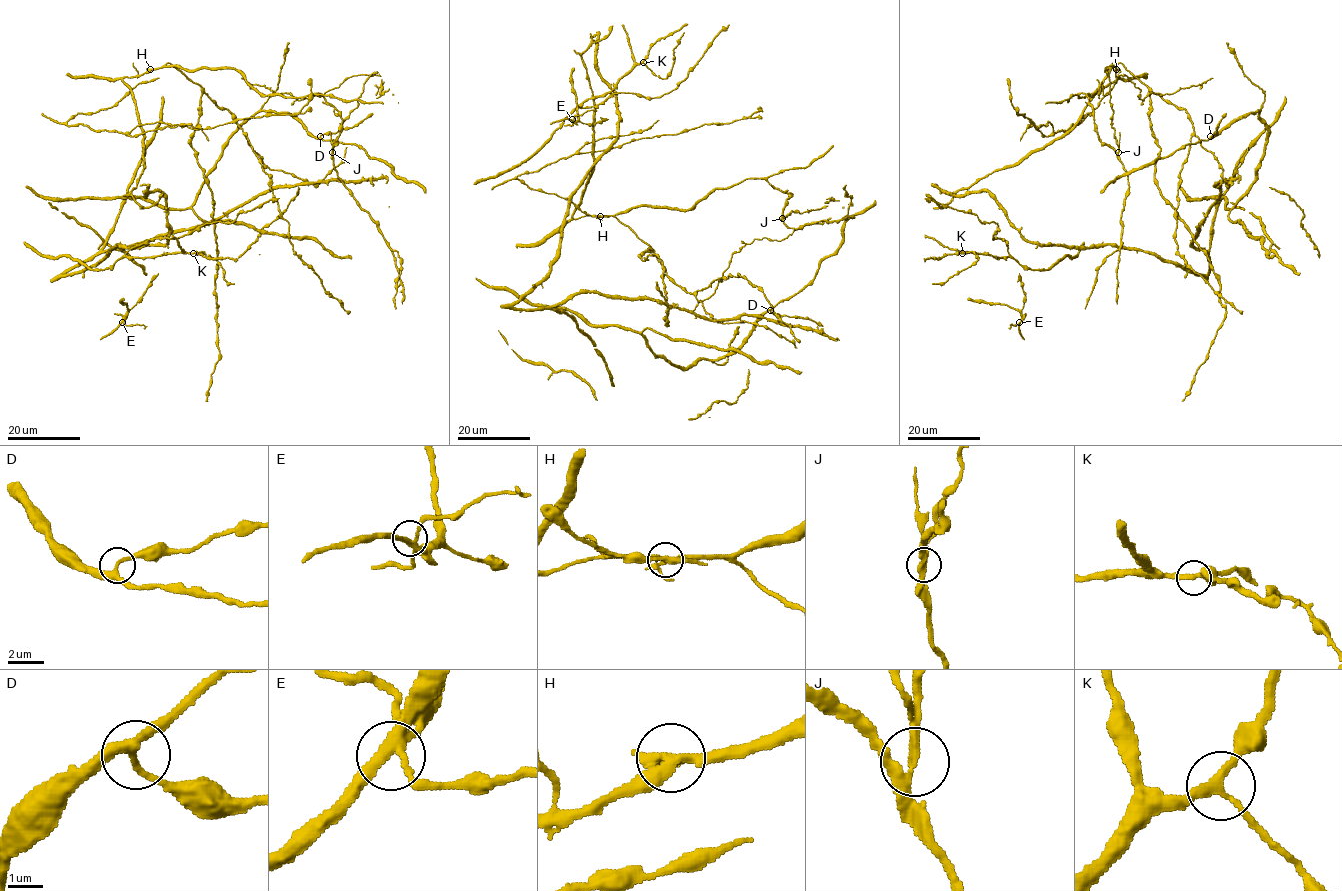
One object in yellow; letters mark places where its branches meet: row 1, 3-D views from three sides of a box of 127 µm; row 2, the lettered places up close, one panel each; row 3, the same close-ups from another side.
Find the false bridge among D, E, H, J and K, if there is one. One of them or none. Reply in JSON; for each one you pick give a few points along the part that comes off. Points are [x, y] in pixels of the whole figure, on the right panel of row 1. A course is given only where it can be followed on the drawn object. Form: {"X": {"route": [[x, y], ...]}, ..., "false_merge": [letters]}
{"false_merge": ["J"]}

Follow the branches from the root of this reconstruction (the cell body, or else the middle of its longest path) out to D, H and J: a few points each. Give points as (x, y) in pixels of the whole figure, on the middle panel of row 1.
D: (753, 322), (767, 320), (707, 320), (597, 292), (552, 307), (637, 330), (686, 368), (731, 354), (770, 310)
H: (753, 322), (717, 322), (693, 294), (680, 288), (667, 274), (657, 255), (627, 226), (613, 216), (600, 216)
J: (753, 322), (717, 322), (615, 216), (641, 206), (688, 209), (717, 189), (765, 179), (792, 194), (782, 219)

